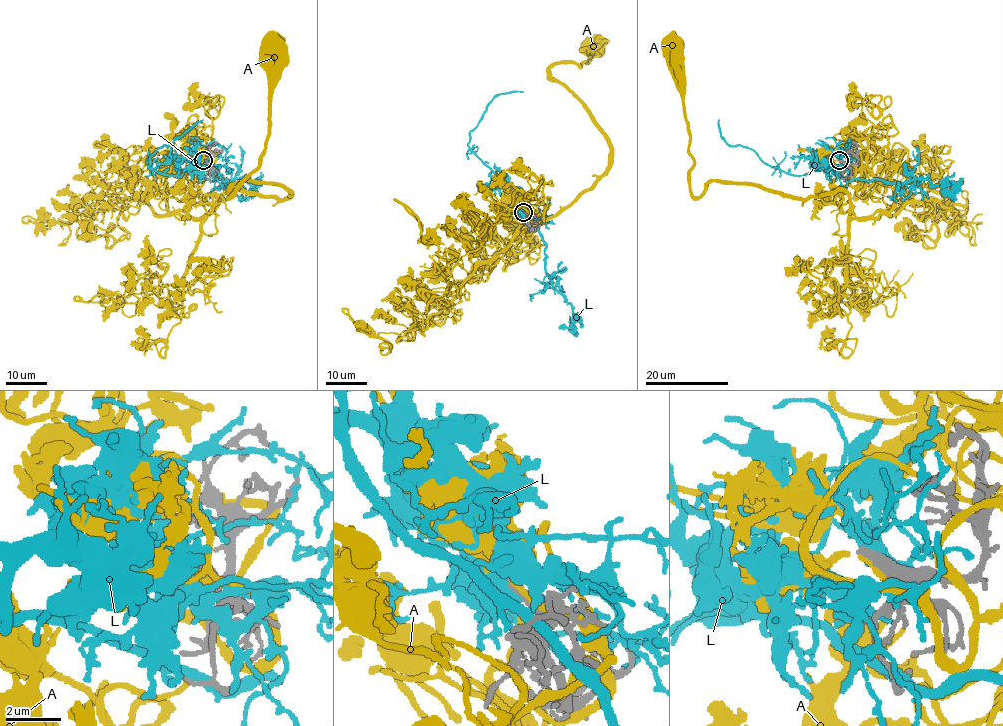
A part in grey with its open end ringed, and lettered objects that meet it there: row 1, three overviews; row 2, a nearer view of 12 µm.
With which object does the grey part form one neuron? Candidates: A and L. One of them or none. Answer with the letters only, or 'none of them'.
none of them

